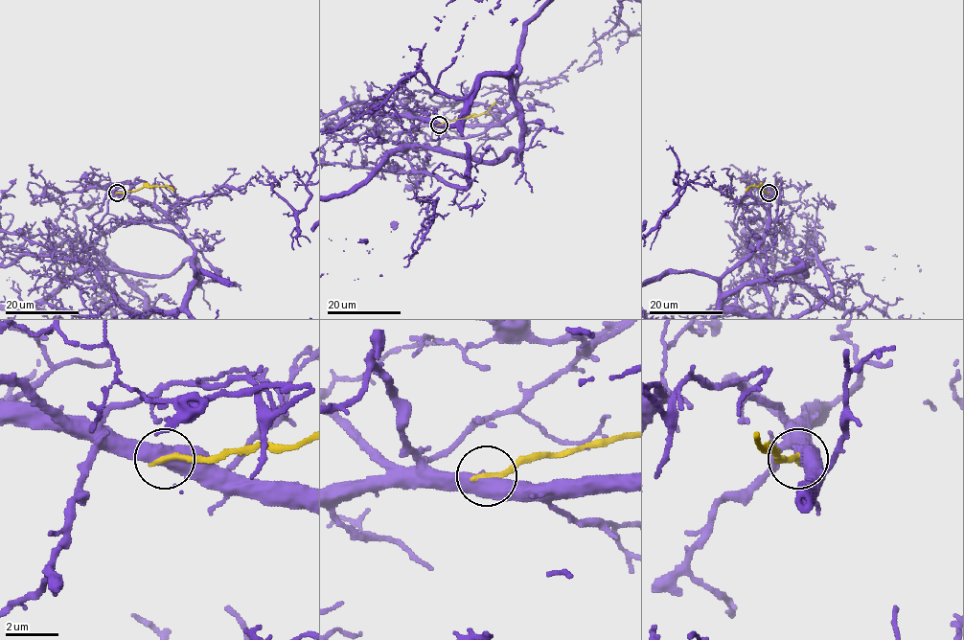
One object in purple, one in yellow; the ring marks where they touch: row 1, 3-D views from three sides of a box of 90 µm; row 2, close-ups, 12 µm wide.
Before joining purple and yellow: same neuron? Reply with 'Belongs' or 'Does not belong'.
Does not belong

